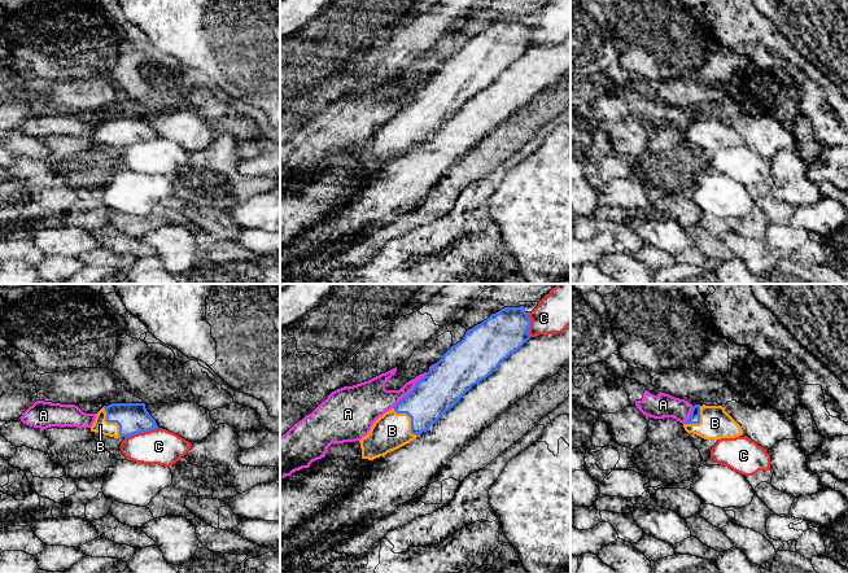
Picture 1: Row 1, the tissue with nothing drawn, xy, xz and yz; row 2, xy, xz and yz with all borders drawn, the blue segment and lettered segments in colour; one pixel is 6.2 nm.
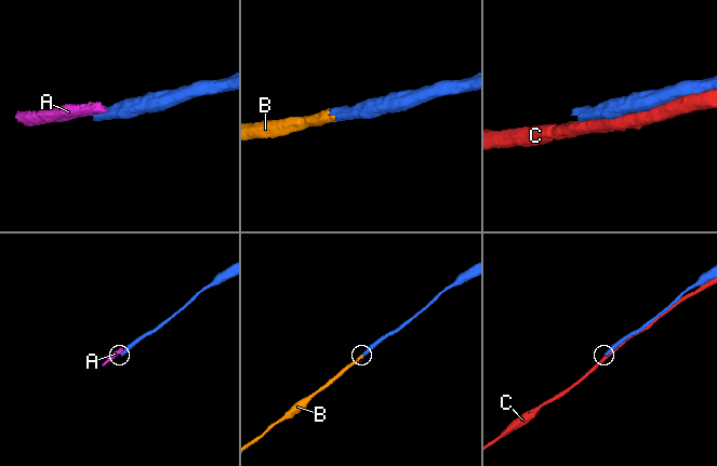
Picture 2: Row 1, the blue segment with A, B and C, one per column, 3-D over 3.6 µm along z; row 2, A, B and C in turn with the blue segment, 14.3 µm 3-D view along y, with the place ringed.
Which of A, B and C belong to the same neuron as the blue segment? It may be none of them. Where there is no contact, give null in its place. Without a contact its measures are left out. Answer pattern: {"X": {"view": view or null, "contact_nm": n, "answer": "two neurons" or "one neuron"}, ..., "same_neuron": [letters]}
{"A": {"view": "xz", "contact_nm": 320, "answer": "two neurons"}, "B": {"view": "xz", "contact_nm": 240, "answer": "one neuron"}, "C": {"view": "xy", "contact_nm": 220, "answer": "two neurons"}, "same_neuron": ["B"]}

